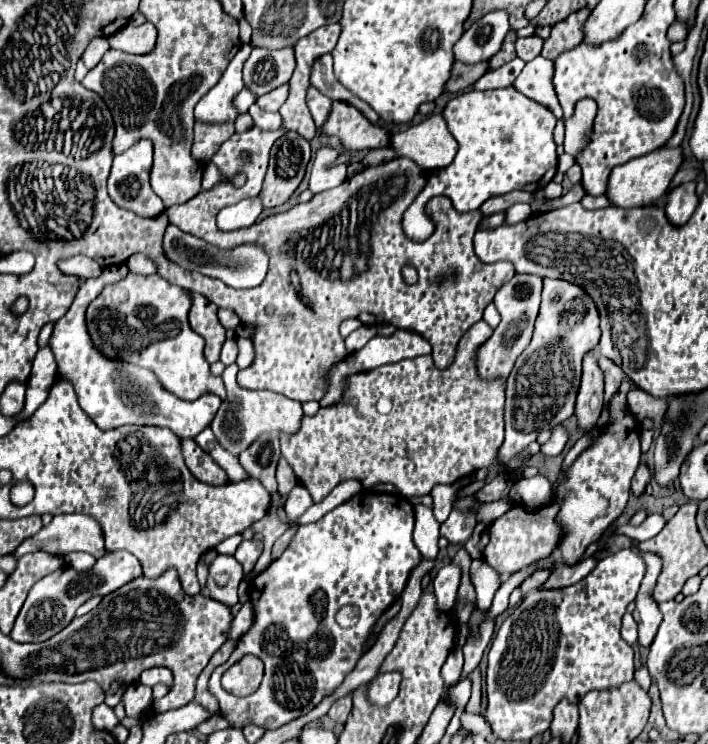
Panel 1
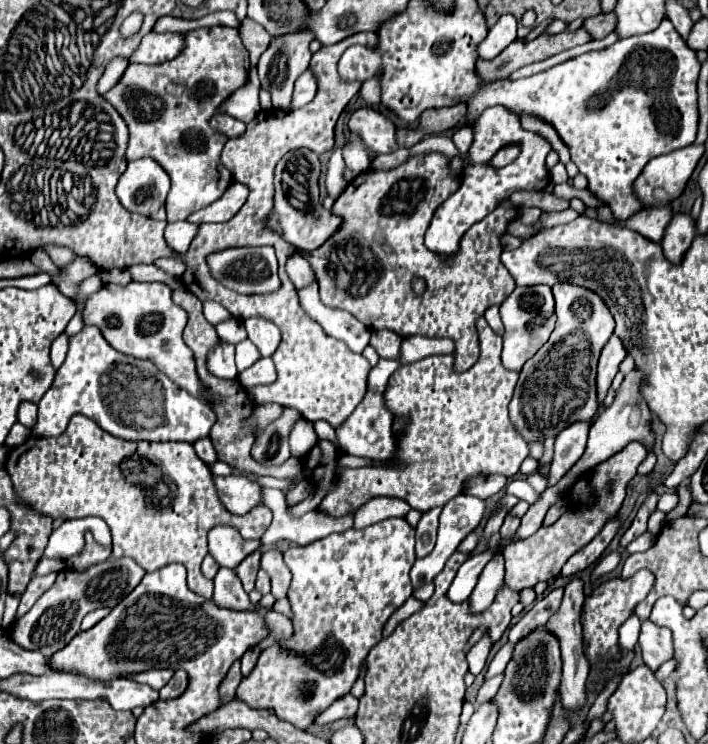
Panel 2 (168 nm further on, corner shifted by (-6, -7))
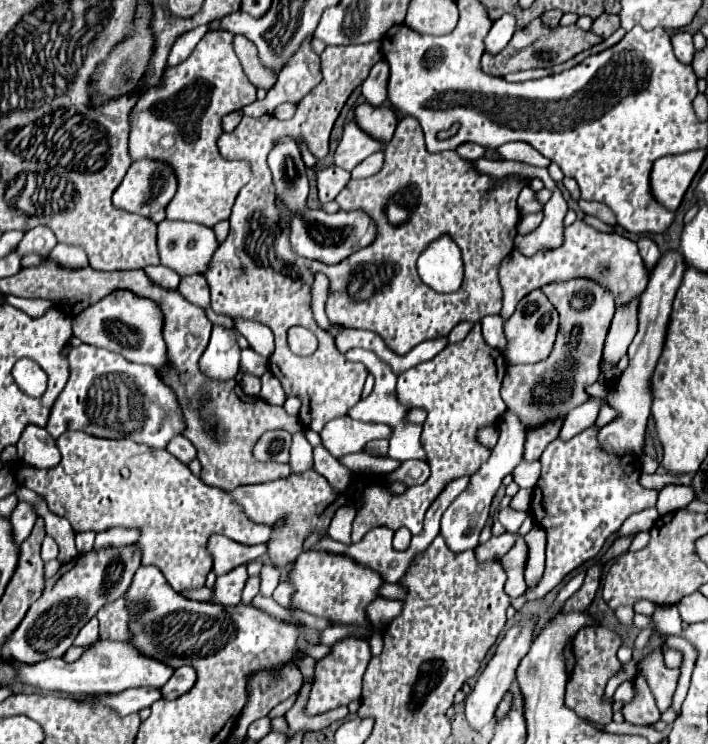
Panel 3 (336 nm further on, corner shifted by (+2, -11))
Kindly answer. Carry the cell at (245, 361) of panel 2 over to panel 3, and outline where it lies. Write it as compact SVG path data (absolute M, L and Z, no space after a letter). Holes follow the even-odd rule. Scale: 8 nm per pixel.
M244 349L242 351L242 359L240 359L240 367L252 375L264 375L268 371L268 359L260 357L258 353L254 353L252 349Z

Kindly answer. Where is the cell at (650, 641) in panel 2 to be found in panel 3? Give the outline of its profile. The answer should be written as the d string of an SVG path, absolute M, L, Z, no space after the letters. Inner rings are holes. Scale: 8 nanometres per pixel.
M652 651L640 663L640 673L646 675L646 681L650 683L650 691L654 693L656 705L664 713L672 705L680 669L666 669L662 663L660 651Z

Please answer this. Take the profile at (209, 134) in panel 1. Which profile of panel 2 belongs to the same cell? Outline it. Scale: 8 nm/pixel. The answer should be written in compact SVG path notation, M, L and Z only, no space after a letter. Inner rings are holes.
M212 115L212 119L210 119L210 127L216 129L218 133L226 135L228 139L236 139L236 137L240 137L240 135L244 133L244 129L246 129L246 125L244 125L242 121L234 119L234 117L230 117L230 115Z

